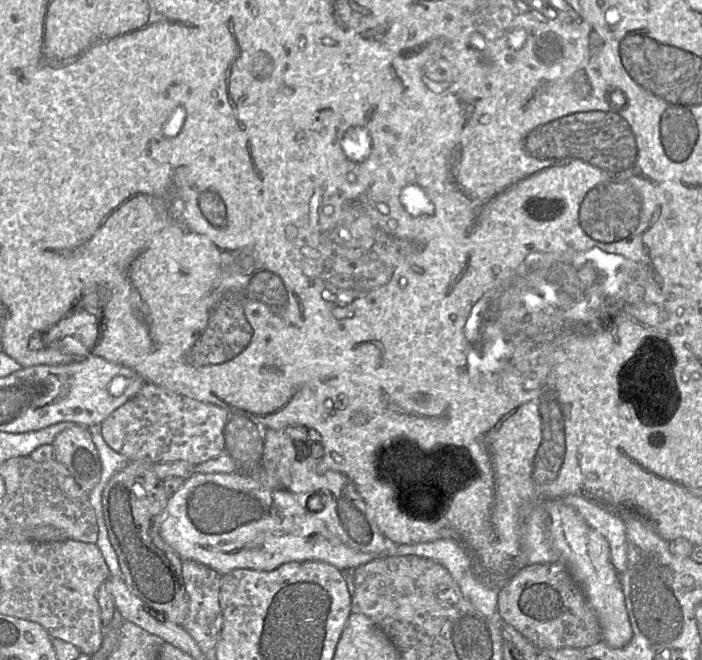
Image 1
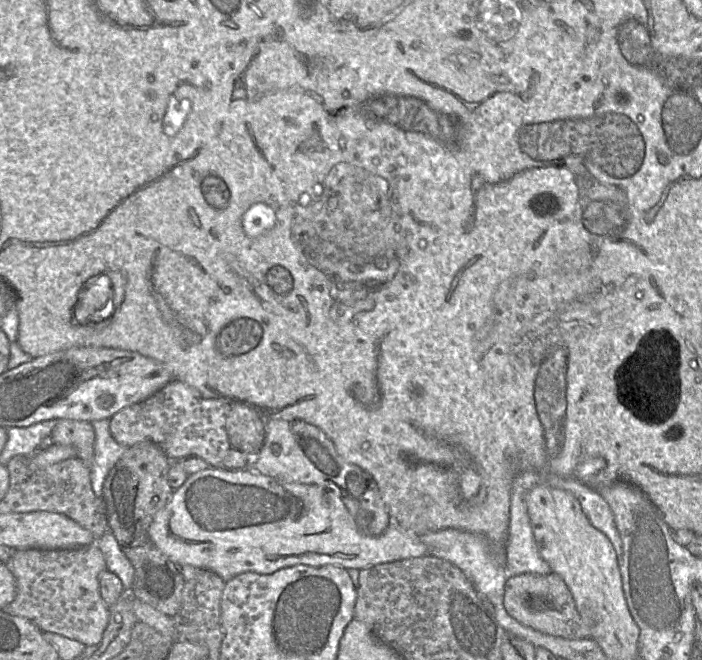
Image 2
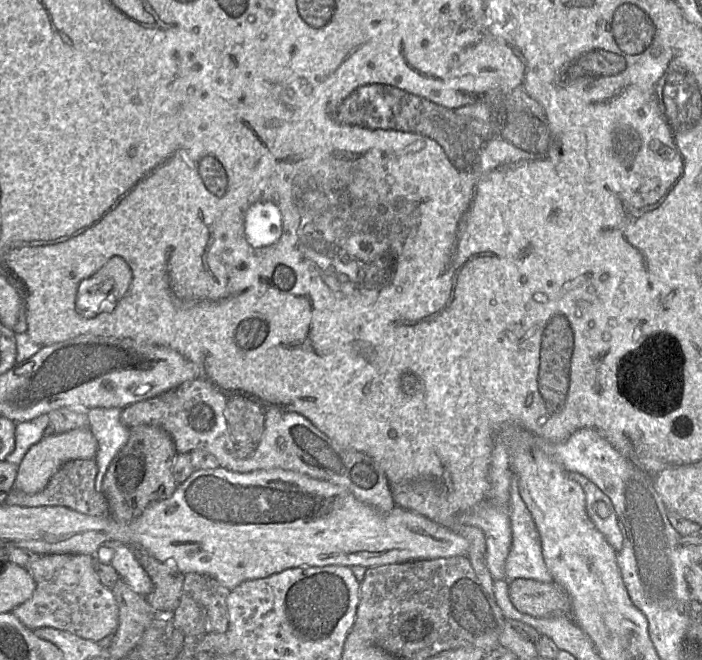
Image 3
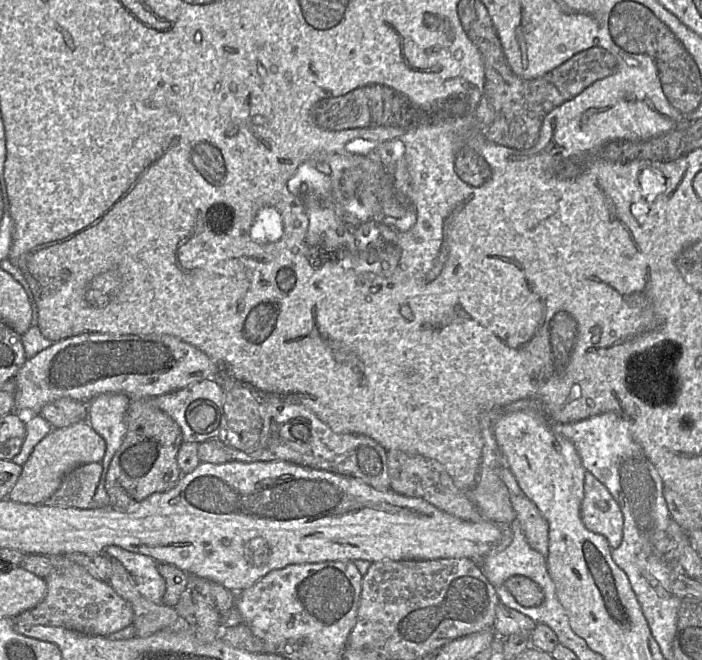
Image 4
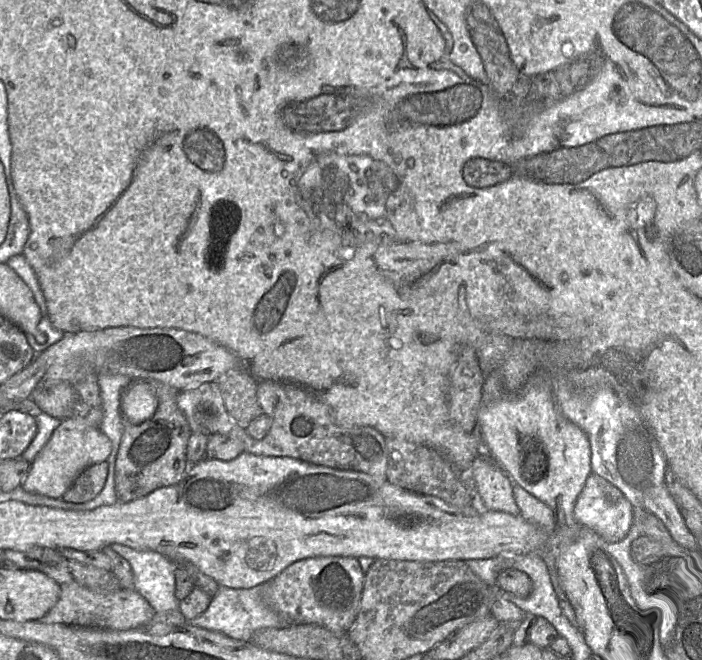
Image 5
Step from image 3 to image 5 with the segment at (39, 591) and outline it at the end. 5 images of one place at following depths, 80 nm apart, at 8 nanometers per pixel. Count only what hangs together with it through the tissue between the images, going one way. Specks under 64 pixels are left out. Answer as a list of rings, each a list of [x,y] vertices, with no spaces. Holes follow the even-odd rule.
[[[77,583],[61,584],[60,589],[57,603],[37,621],[46,624],[62,623],[96,629],[129,630],[151,624],[156,613],[150,603],[136,590],[100,593]]]

